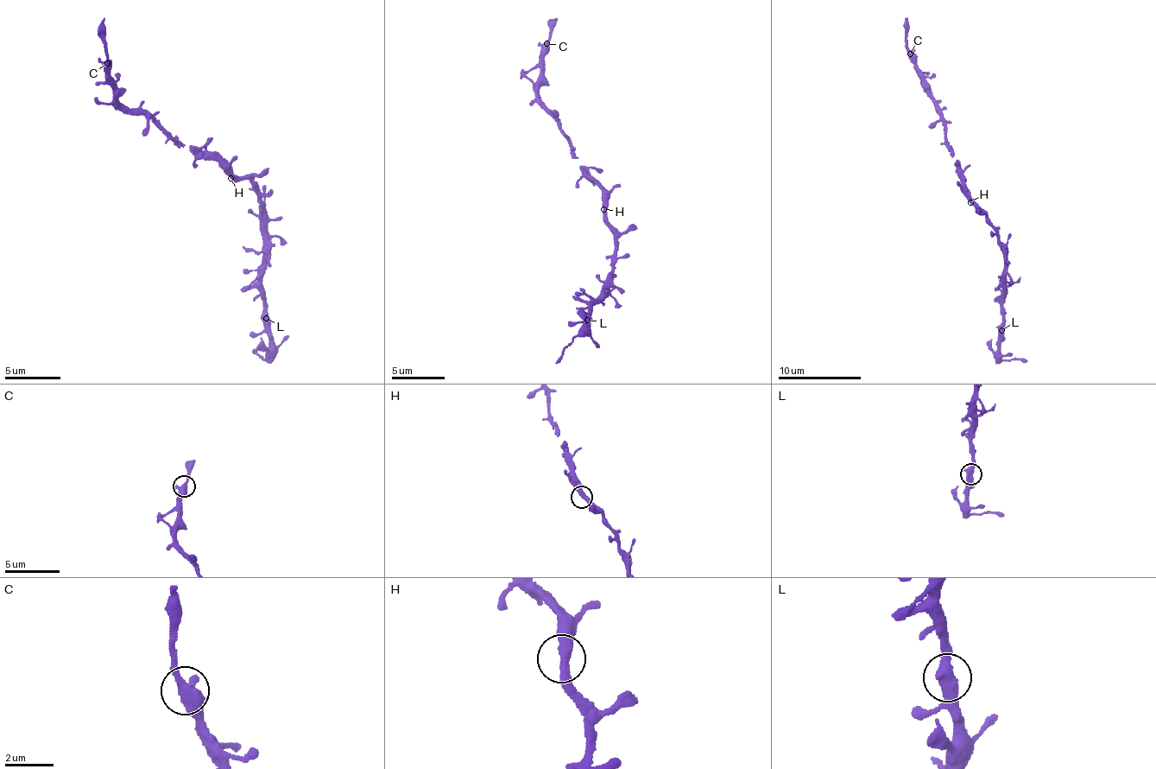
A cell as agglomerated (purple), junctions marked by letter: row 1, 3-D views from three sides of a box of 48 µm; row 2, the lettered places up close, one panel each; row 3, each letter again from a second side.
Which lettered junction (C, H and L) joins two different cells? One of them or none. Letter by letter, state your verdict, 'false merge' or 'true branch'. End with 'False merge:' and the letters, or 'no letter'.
C: true branch
H: true branch
L: true branch
False merge: no letter

